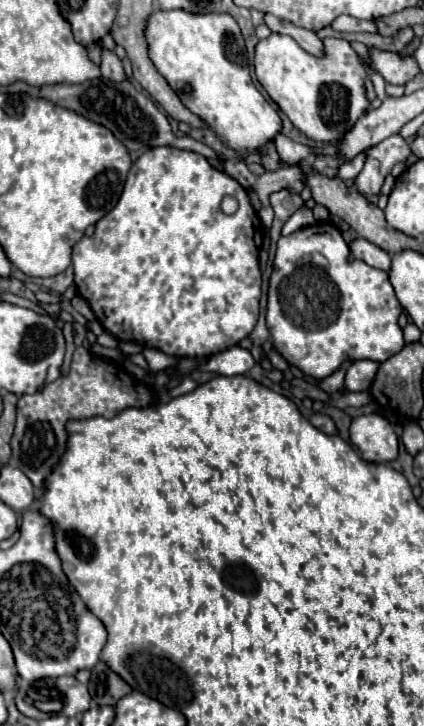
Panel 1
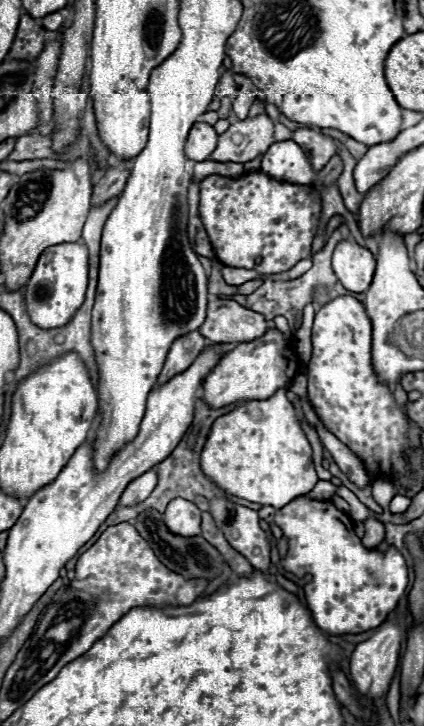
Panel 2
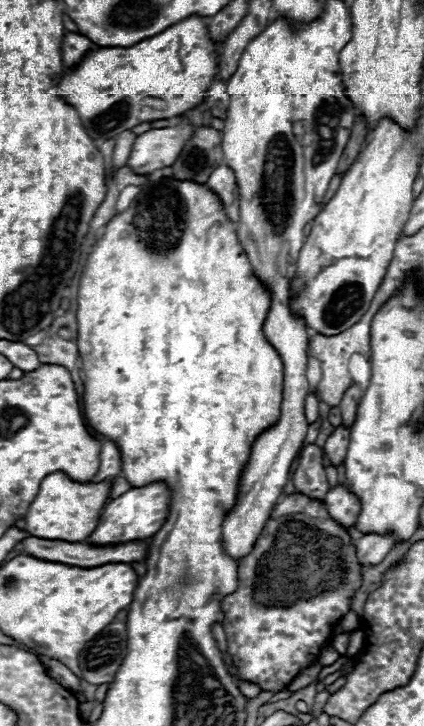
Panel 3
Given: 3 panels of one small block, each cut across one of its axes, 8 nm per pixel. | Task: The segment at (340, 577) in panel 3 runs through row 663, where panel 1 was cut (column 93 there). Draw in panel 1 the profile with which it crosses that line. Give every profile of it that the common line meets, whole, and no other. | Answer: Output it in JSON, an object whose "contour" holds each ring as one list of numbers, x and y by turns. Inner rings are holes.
{"contour":[[156,146,146,150,130,168,130,174,126,178,124,190,120,194,118,204,100,220,96,222,96,230,92,236,84,236,76,246,72,248,72,266,74,266,74,284,78,294,90,304,96,320,102,324,106,332,110,332,114,338,124,340,124,342,136,342,144,348,156,348,162,350,164,354,172,354,176,358,208,358,212,354,218,354,222,350,234,348,242,338,248,338,250,332,256,326,258,312,260,312,260,294,262,294,262,274,258,268,258,252,262,248,264,240,264,224,258,218,256,210,250,204,248,192,226,172,214,168,204,156,190,152,190,150,180,150,174,146],[224,196,234,196,240,204,238,212,228,216,220,210,220,200]]}

